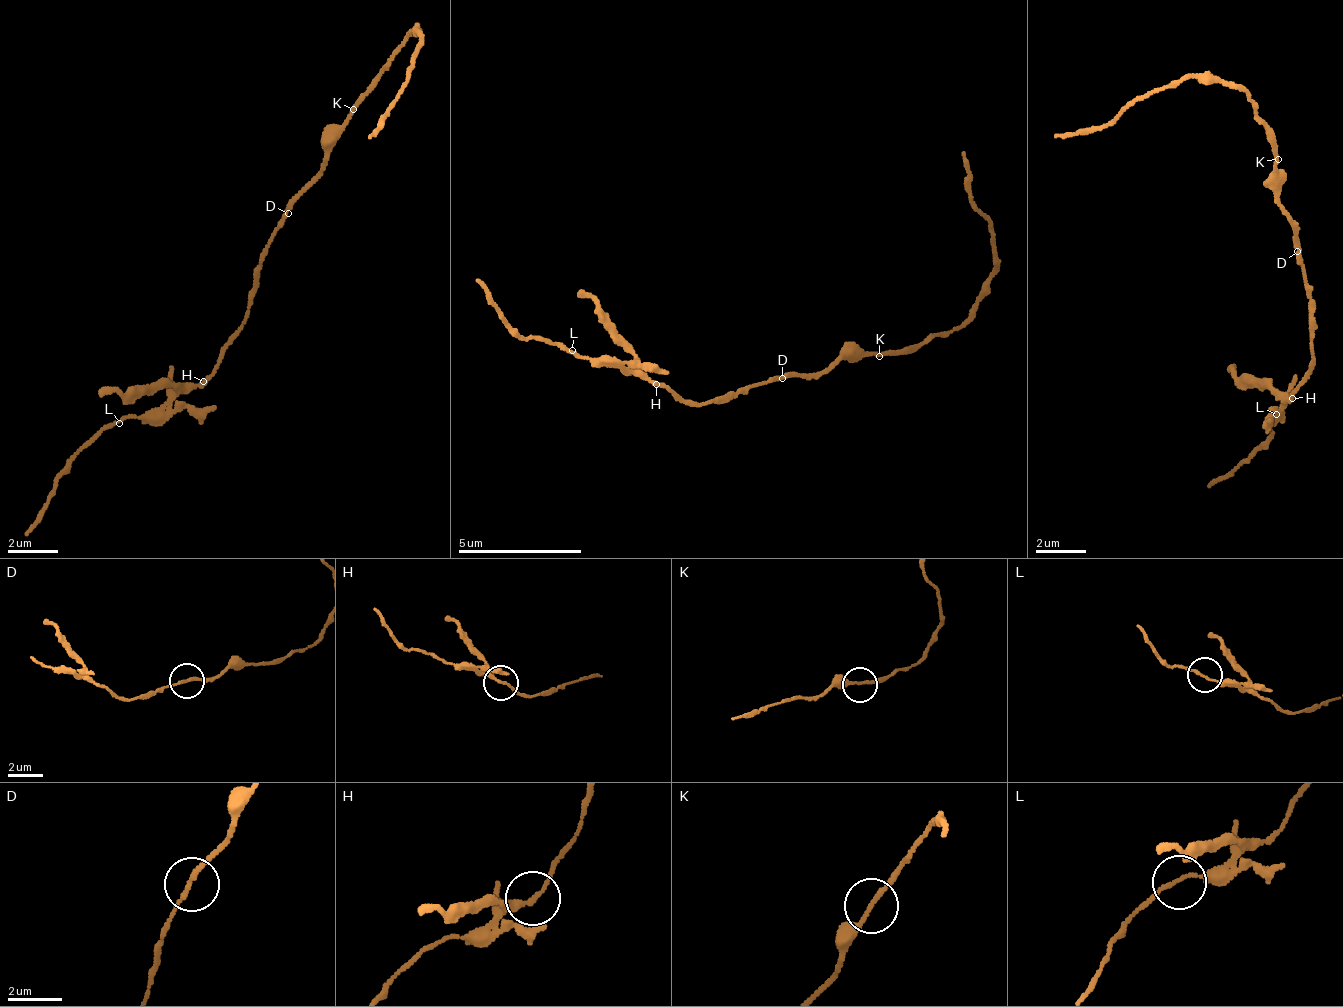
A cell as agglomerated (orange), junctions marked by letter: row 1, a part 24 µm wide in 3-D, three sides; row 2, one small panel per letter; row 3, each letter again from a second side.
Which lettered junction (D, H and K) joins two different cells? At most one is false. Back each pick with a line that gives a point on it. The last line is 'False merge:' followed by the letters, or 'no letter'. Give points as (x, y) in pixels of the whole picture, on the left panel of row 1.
H: place (203, 381)
False merge: H

